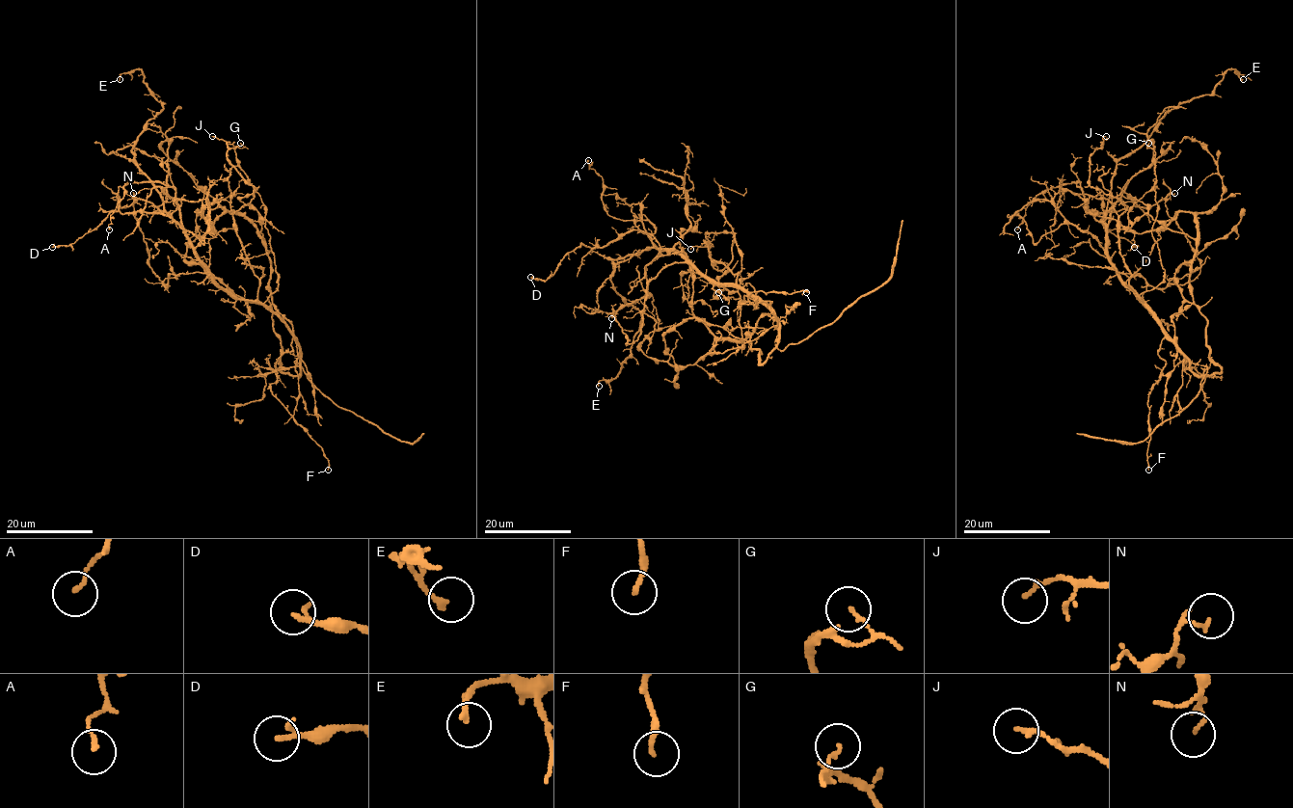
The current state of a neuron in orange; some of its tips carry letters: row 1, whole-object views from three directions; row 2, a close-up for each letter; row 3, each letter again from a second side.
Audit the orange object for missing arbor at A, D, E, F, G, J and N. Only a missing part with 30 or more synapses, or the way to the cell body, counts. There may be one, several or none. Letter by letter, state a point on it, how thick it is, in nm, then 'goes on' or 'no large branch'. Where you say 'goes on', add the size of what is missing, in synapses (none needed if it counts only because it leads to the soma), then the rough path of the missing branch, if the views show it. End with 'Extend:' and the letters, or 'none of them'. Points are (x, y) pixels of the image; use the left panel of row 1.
A: place (109, 229); calibre 130 nm; no large branch
D: place (52, 247); calibre 120 nm; no large branch
E: place (120, 79); calibre 180 nm; no large branch
F: place (328, 470); calibre 160 nm; no large branch
G: place (240, 143); calibre 110 nm; no large branch
J: place (212, 136); calibre 170 nm; no large branch
N: place (133, 193); calibre 110 nm; no large branch
Extend: none of them

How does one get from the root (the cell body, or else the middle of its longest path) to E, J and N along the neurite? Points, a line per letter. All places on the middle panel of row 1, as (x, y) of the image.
E: (728, 284), (711, 282), (678, 251), (646, 248), (616, 258), (612, 287), (642, 322), (619, 373), (599, 386)
J: (728, 284), (738, 273), (713, 261), (718, 270), (732, 261), (731, 232), (706, 232), (708, 242), (690, 249)
N: (728, 284), (710, 282), (689, 264), (668, 264), (647, 285), (643, 326), (633, 343), (612, 309), (611, 318)

